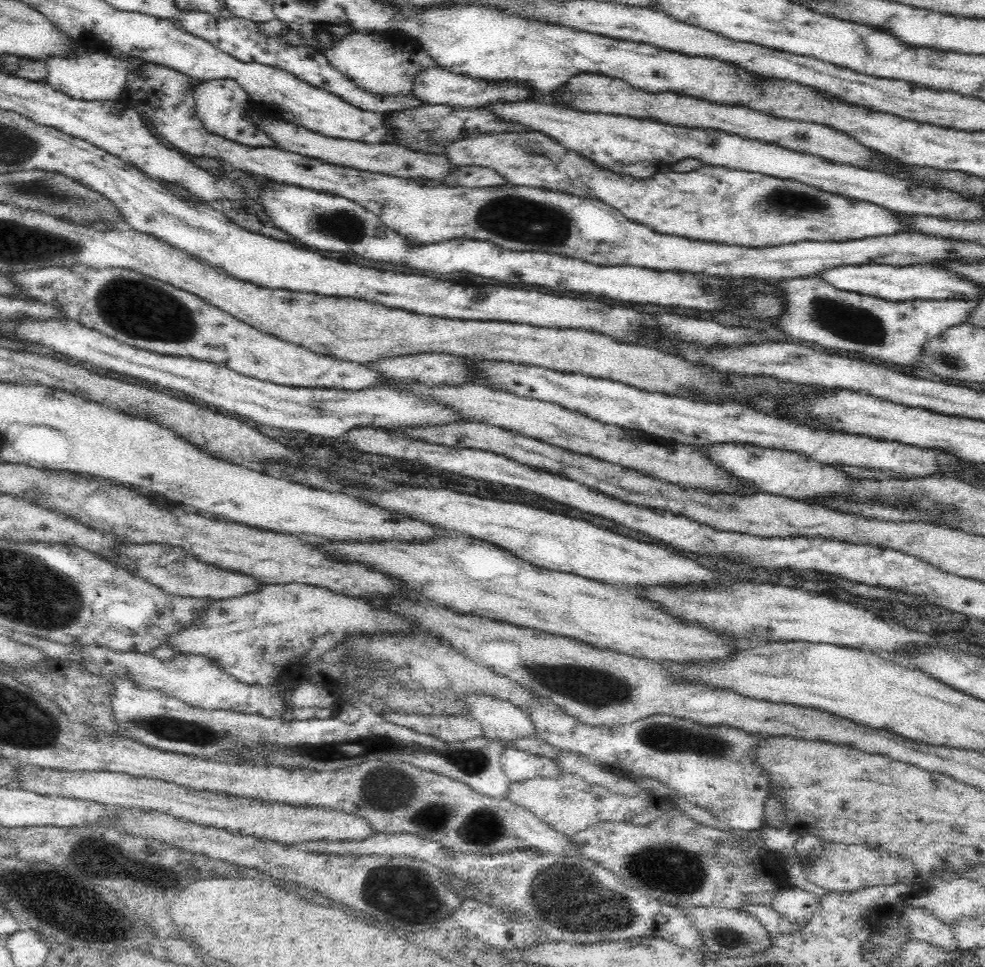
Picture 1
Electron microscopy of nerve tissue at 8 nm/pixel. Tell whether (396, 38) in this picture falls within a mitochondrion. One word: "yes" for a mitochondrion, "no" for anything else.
no

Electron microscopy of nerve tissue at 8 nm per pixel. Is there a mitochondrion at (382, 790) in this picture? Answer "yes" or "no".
yes

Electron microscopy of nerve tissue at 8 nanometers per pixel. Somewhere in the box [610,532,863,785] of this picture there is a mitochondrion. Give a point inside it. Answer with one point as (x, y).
(664, 738)

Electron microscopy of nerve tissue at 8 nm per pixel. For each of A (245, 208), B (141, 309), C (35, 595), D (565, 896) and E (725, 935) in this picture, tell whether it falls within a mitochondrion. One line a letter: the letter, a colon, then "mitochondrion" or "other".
A: other
B: mitochondrion
C: mitochondrion
D: mitochondrion
E: mitochondrion

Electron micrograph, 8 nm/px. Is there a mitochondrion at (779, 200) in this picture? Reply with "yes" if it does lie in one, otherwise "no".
yes

